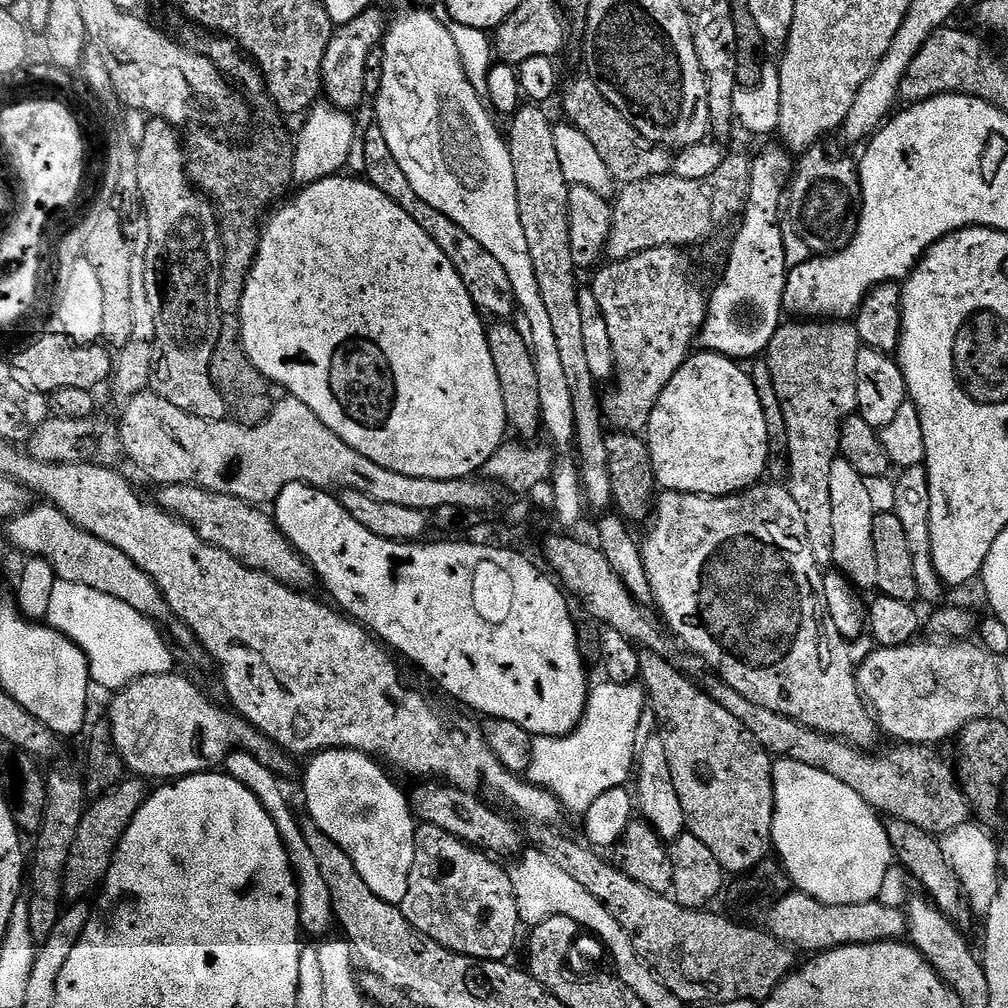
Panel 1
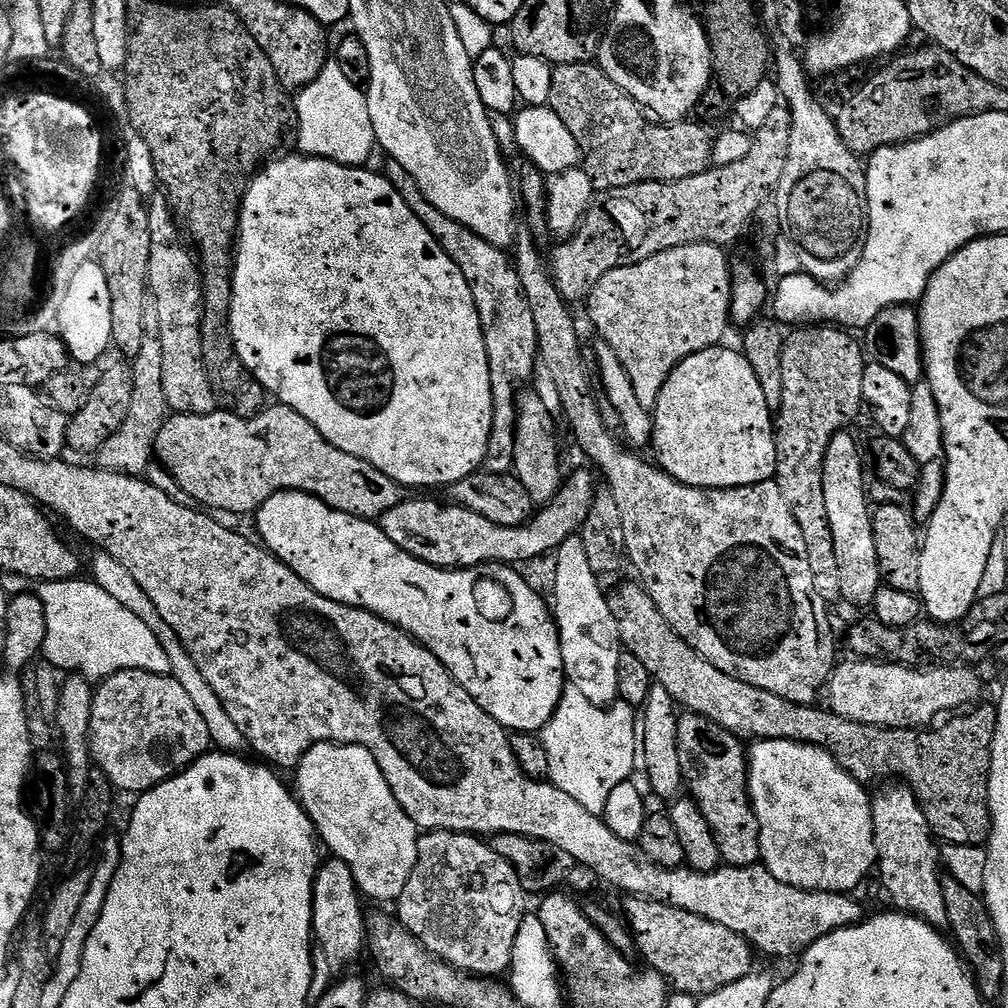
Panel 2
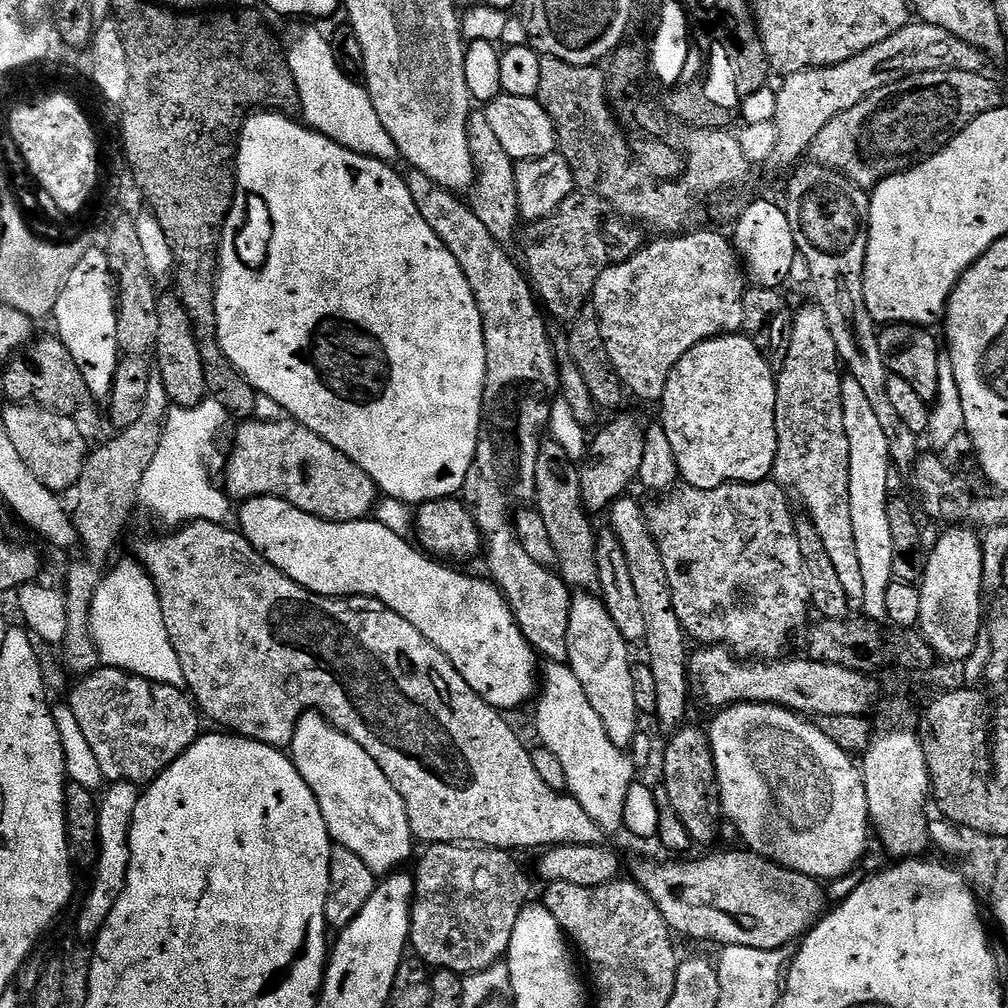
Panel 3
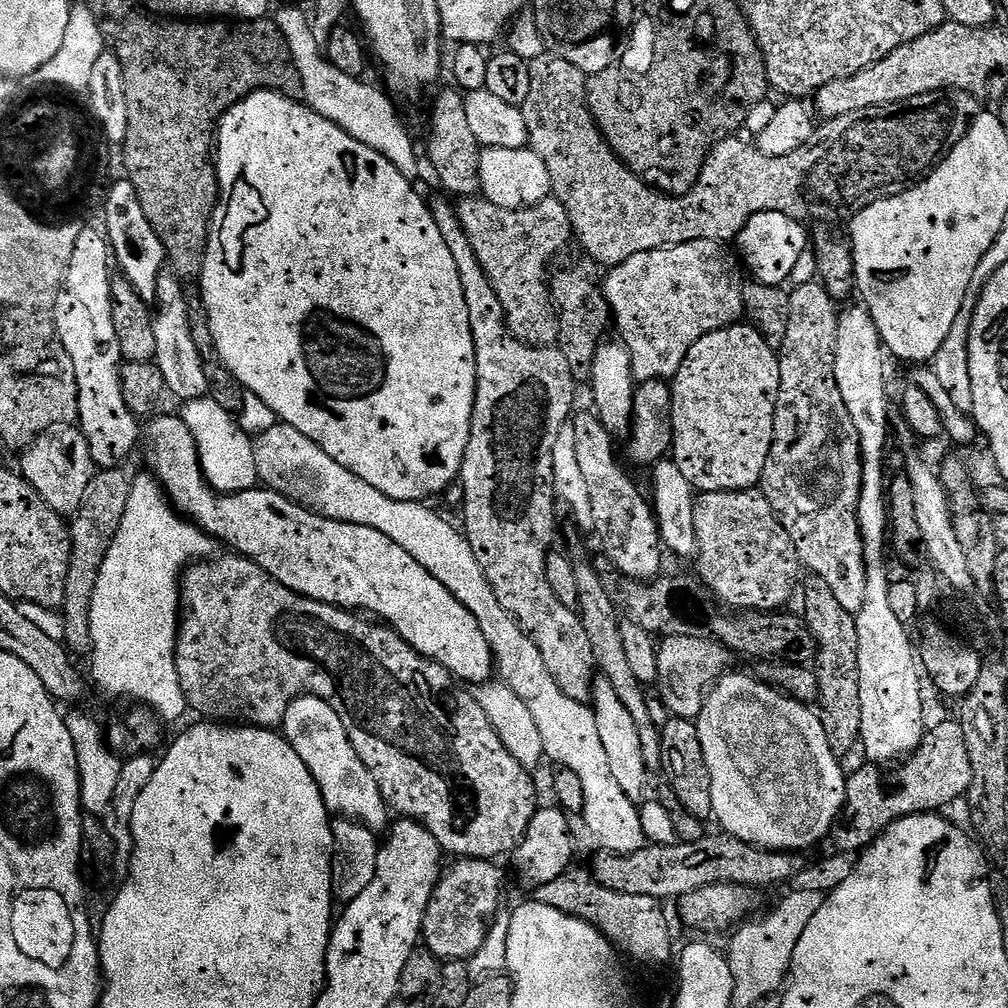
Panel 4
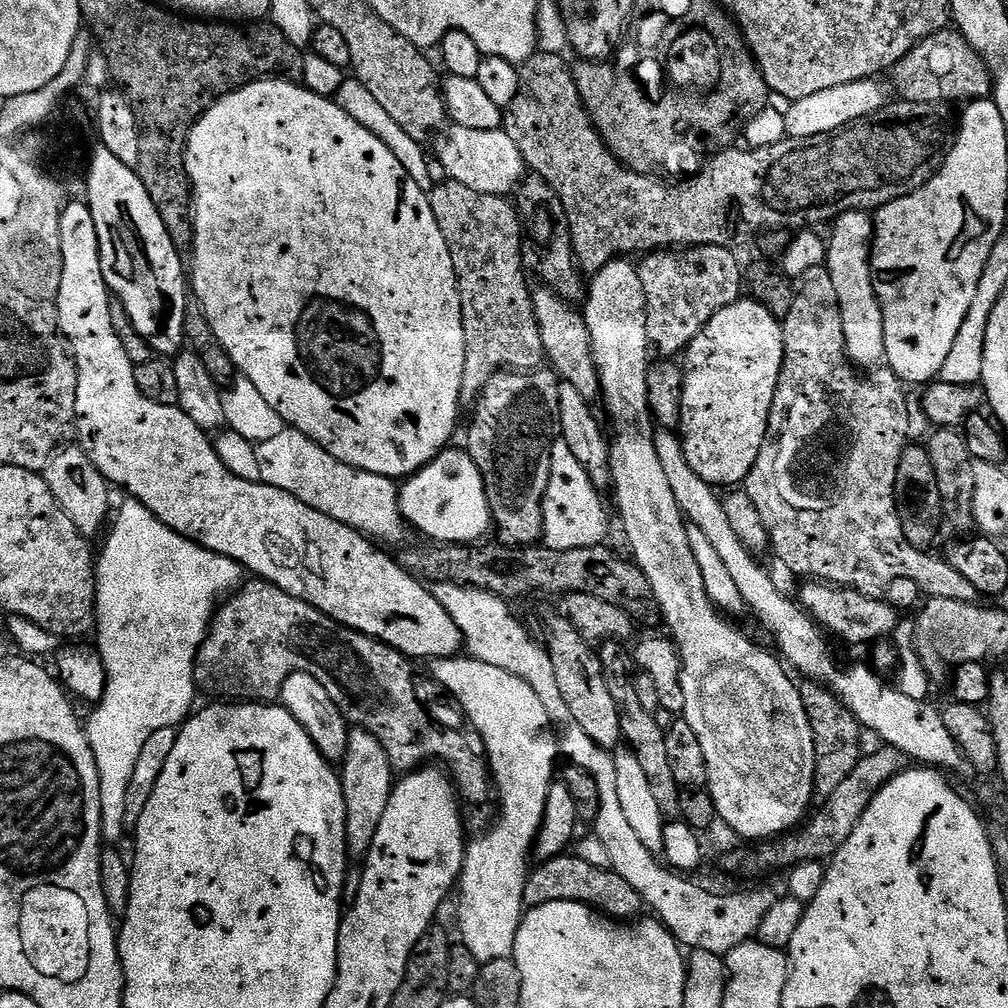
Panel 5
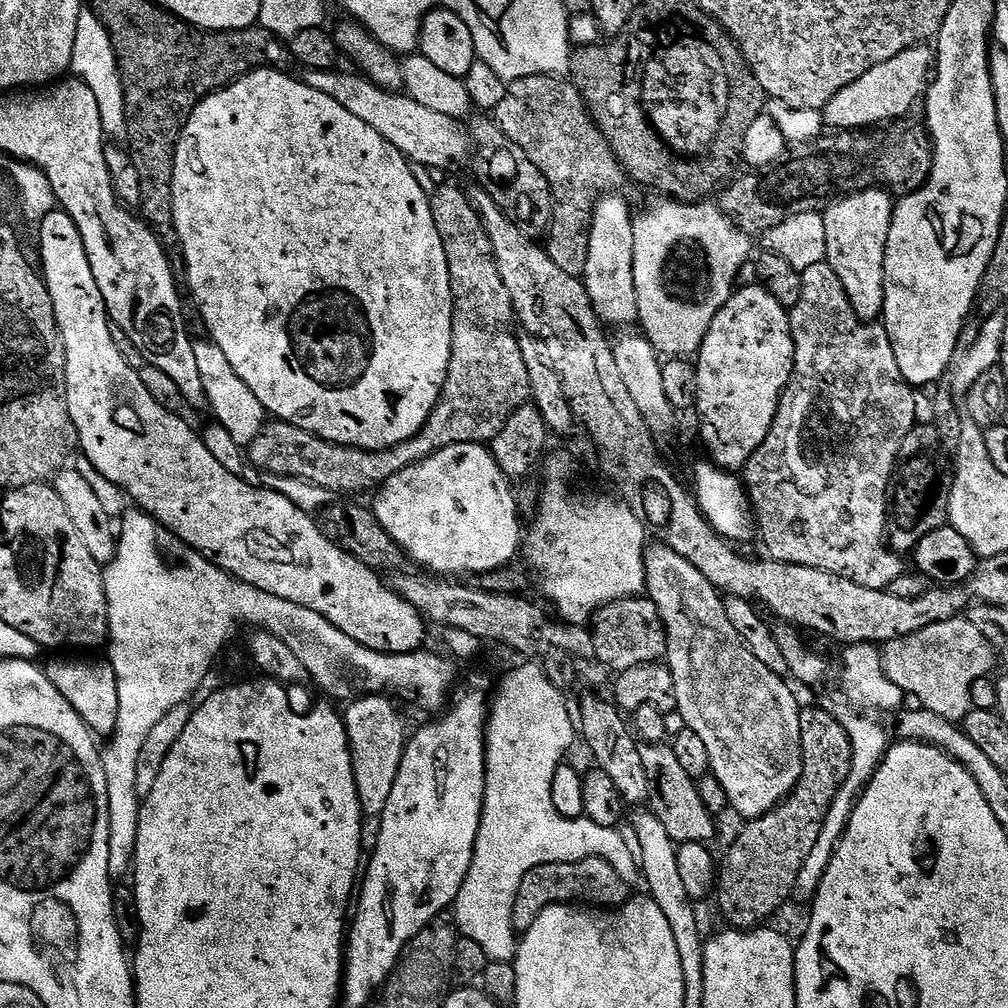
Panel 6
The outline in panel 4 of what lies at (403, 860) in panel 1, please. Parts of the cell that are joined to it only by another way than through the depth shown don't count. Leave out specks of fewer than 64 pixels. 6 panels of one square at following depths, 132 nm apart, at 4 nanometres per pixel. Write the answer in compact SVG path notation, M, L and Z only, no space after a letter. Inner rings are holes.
M300 696L293 700L286 710L282 735L290 746L294 746L298 758L306 762L314 782L318 782L318 790L329 813L340 818L355 818L377 834L389 827L390 809L378 790L378 782L374 782L374 774L366 770L346 734L346 726L342 726L342 718L338 718L329 704L317 696Z

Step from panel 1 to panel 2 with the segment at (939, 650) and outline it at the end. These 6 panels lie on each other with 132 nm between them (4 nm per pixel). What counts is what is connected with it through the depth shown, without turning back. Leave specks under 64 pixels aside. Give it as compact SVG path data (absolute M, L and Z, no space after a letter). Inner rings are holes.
M848 658L845 664L844 661L837 663L828 677L826 696L827 692L827 707L842 718L879 728L917 730L931 725L935 716L959 713L981 699L980 676L971 667L907 668L901 664L883 664L880 660L859 658Z

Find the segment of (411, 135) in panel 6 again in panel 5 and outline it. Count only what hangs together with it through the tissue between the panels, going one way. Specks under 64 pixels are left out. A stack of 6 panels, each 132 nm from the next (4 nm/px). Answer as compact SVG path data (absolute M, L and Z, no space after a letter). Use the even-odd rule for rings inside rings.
M452 124L443 129L440 141L436 144L436 156L444 167L444 176L454 182L462 182L462 186L470 186L470 190L478 190L478 194L507 197L515 193L526 176L526 165L518 146L514 146L514 138L510 138L500 128L494 130L466 130L466 126Z

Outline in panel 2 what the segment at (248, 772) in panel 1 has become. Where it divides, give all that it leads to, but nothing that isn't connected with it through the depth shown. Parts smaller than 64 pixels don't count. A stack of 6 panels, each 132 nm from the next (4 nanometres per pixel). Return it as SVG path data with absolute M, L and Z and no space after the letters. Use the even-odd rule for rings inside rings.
M99 550L93 551L91 554L93 555L91 579L102 590L106 590L106 594L110 594L110 598L115 598L120 605L126 606L126 610L130 610L130 614L142 618L142 622L146 622L146 626L150 626L150 630L154 630L154 638L158 638L162 650L166 650L166 658L170 658L170 674L178 682L182 682L182 687L185 688L190 702L194 702L198 714L202 714L202 718L206 718L206 730L210 730L213 745L219 751L229 754L243 753L245 751L243 748L249 747L247 738L242 734L242 730L238 730L237 724L230 719L230 714L226 714L226 706L222 706L222 698L218 698L218 694L214 694L214 688L210 686L210 682L206 682L202 670L198 670L198 662L194 662L194 658L190 658L190 654L178 638L178 634L174 634L174 630L170 630L170 626L166 626L162 614L158 614L158 610L154 607L154 602L150 602L150 598L146 598L146 590L142 590L142 586L138 586L138 581L130 575L130 570L126 570L126 566L122 566L122 562L118 562L118 558L110 558L110 554Z

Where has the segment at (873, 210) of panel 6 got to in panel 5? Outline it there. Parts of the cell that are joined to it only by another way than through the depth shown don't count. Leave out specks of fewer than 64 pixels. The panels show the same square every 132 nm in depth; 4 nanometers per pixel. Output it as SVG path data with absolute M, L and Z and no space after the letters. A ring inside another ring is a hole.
M847 212L831 221L832 237L827 237L828 258L826 267L834 282L834 291L838 293L838 310L842 310L842 334L846 334L848 358L860 370L872 370L884 360L884 319L882 306L876 297L872 281L872 249L874 220L868 212Z

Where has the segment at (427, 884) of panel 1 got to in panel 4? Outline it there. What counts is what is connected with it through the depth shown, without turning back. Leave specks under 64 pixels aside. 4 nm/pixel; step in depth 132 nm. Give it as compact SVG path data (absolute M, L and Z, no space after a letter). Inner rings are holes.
M467 858L454 863L437 880L421 928L423 945L442 962L467 961L481 949L488 929L499 913L502 896L502 874L497 863Z

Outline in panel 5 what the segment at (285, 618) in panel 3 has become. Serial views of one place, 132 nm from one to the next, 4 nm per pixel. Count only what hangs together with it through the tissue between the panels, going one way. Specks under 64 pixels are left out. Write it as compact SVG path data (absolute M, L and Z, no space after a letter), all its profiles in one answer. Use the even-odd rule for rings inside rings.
M252 578L217 607L208 627L208 637L196 655L194 678L203 695L205 692L212 696L208 698L219 698L224 702L276 702L280 700L280 691L288 676L305 672L318 678L349 725L359 726L376 737L397 773L415 772L425 762L436 761L443 765L454 781L465 829L469 833L476 832L472 834L483 833L494 820L494 785L482 738L467 731L447 732L432 721L431 714L424 709L416 693L416 672L412 664L413 661L397 648L334 622L326 614L314 610L314 606L286 594L268 580Z

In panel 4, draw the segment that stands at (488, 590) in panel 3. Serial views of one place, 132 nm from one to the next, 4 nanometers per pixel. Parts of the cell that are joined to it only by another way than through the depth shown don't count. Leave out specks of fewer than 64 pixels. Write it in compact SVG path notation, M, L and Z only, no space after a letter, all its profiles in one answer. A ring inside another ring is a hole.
M179 415L159 416L151 421L153 424L148 428L148 440L152 443L148 448L148 464L153 468L149 469L159 480L172 507L181 516L191 520L197 528L217 541L225 540L232 547L229 549L233 553L262 566L262 570L282 582L282 586L311 600L334 604L338 608L359 610L379 618L389 628L393 628L411 648L418 650L418 654L439 662L457 681L465 680L460 682L472 684L468 686L479 686L493 679L492 647L478 626L478 618L474 618L474 614L470 614L470 610L466 610L466 606L462 606L462 602L458 602L458 598L454 598L454 594L450 594L450 590L446 590L446 586L442 586L442 582L438 582L438 578L434 578L426 566L418 566L418 562L414 562L414 558L410 558L410 554L406 554L398 542L386 538L386 534L378 534L378 530L370 530L370 526L327 520L297 501L260 486L249 492L217 492L204 476L198 446L194 434L190 434L190 426L186 426Z

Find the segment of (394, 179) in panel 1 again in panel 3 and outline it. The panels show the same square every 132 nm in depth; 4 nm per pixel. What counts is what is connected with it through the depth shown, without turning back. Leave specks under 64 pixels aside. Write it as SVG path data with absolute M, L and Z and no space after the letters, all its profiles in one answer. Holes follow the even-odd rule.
M412 170L406 176L410 198L418 206L418 214L426 218L426 226L438 234L442 246L454 254L470 290L474 290L474 302L482 314L484 341L486 342L486 382L484 383L484 416L480 420L480 437L476 447L476 461L466 474L462 489L464 505L474 522L480 528L482 537L482 556L488 559L488 572L493 584L500 589L512 616L518 622L522 634L527 638L533 652L548 662L564 662L568 659L568 631L570 630L570 610L573 593L562 577L553 569L538 566L534 558L529 558L522 550L522 542L516 537L514 513L536 499L534 469L538 466L538 450L551 420L553 401L560 391L560 365L556 358L553 337L548 337L548 328L544 325L545 317L538 307L538 301L528 283L527 275L521 265L508 257L509 249L498 243L482 226L478 214L474 214L471 203L464 204L459 195L448 188L438 186L434 178Z

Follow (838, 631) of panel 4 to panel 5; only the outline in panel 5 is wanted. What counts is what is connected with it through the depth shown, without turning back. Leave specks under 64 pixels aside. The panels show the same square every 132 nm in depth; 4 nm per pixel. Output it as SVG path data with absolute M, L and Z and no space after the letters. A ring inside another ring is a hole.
M811 682L800 688L802 706L806 710L806 718L810 722L810 730L814 734L814 754L816 755L816 796L827 798L850 778L854 766L858 766L862 755L860 735L862 729L859 722L850 714L850 710L833 692Z

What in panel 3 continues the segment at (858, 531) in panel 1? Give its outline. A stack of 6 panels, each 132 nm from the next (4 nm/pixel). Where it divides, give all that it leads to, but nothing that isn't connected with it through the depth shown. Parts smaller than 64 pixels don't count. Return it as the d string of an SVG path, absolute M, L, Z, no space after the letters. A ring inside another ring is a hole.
M815 302L805 308L796 308L792 317L792 332L788 336L788 349L783 364L779 365L776 377L776 461L772 476L785 489L800 488L804 499L807 519L818 530L818 538L834 564L838 582L848 595L852 610L863 609L862 576L858 570L858 546L854 546L854 534L850 522L850 442L846 442L846 426L842 422L842 365L836 354L834 334L826 326L826 314Z

